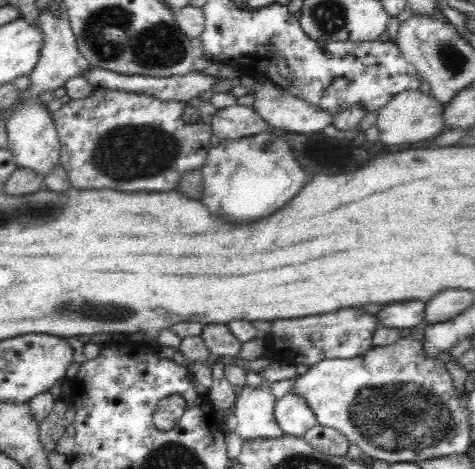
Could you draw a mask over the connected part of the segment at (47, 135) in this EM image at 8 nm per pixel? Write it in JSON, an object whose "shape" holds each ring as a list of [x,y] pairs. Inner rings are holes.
{"shape":[[[38,97],[28,99],[18,112],[12,113],[5,128],[6,150],[12,154],[17,168],[26,168],[41,178],[46,178],[56,165],[61,164],[60,144],[51,113],[38,103]]]}

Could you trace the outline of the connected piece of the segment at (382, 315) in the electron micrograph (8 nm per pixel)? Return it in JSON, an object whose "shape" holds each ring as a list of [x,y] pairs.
{"shape":[[[406,300],[388,304],[378,314],[379,324],[390,328],[413,328],[424,325],[426,302],[423,300]]]}

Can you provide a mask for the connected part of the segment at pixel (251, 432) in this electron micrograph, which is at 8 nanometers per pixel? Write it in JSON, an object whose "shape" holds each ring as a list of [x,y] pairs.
{"shape":[[[246,385],[240,396],[238,396],[234,416],[236,416],[237,424],[235,428],[236,434],[238,434],[240,440],[243,441],[257,441],[268,439],[279,439],[284,436],[284,431],[278,426],[278,423],[274,420],[274,402],[276,402],[271,392],[270,386],[252,388]]]}

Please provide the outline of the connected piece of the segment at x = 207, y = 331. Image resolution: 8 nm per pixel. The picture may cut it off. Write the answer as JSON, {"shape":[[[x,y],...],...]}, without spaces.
{"shape":[[[204,324],[198,335],[204,341],[212,360],[227,354],[238,358],[241,342],[236,340],[225,324]]]}

